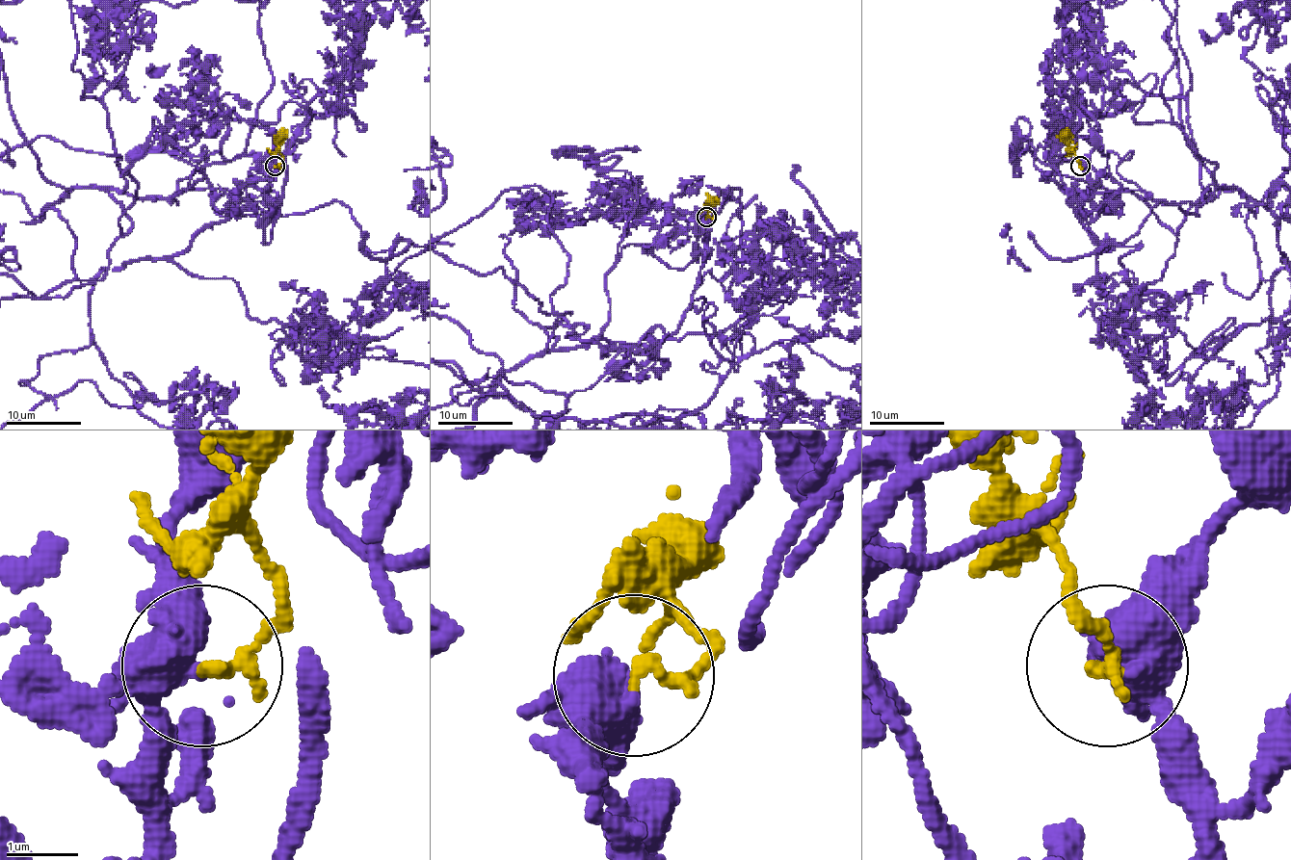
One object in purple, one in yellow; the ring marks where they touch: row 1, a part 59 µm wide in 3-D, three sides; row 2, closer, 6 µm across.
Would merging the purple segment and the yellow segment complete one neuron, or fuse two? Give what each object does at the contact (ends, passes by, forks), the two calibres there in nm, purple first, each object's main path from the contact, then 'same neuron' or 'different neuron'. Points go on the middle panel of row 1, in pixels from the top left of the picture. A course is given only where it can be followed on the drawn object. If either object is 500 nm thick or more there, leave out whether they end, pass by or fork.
purple forks; yellow ends; calibres 400 and 200 nm; course purple (705, 218), (700, 275), (702, 253), (670, 268), (628, 244), (602, 330), (507, 372), (470, 424); course yellow (705, 218), (715, 214), (709, 208), (715, 202); same neuron

